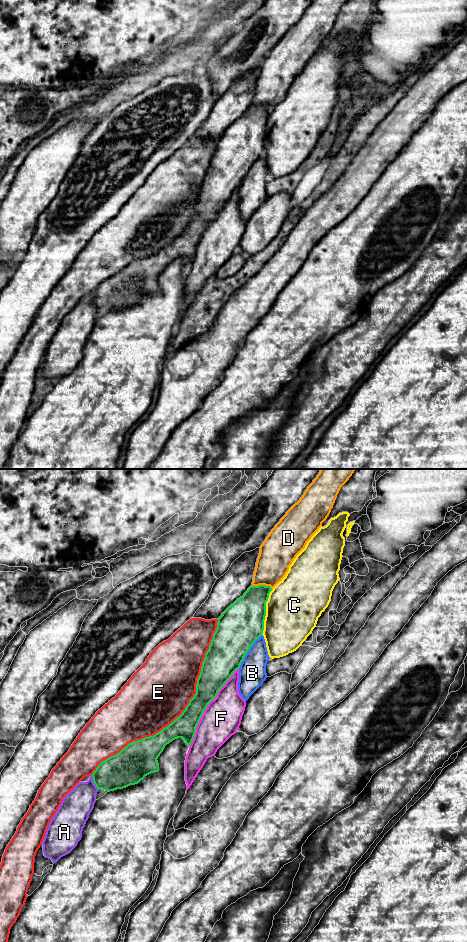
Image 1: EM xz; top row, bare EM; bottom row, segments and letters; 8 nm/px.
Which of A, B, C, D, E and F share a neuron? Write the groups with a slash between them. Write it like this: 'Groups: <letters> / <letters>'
Groups: A / B / C / D / E / F

